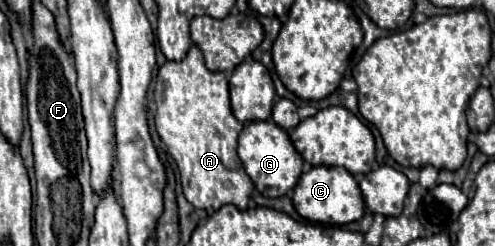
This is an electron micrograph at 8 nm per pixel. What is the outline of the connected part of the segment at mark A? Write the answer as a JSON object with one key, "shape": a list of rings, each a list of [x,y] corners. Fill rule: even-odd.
{"shape":[[[193,45],[183,61],[167,61],[155,81],[155,129],[165,143],[169,155],[175,159],[181,175],[181,187],[185,199],[195,209],[219,209],[227,203],[233,203],[237,209],[247,209],[249,195],[253,191],[253,183],[249,175],[245,173],[239,157],[237,157],[237,137],[243,129],[243,123],[239,123],[231,113],[229,103],[229,83],[223,73],[213,73],[205,67],[203,53]]]}

